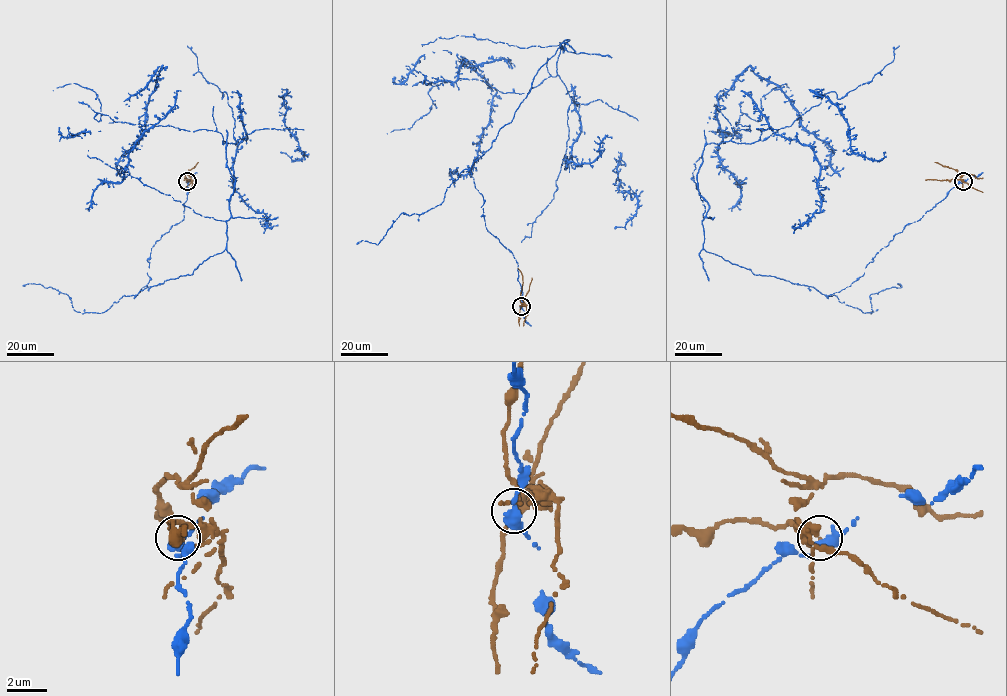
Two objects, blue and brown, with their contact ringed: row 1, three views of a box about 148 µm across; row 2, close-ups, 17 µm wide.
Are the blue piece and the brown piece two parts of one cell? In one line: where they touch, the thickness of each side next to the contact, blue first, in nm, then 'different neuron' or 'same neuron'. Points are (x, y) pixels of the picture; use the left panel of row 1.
at (187, 181); 400 nm thick on the blue side, 130 nm on the other; different neuron

